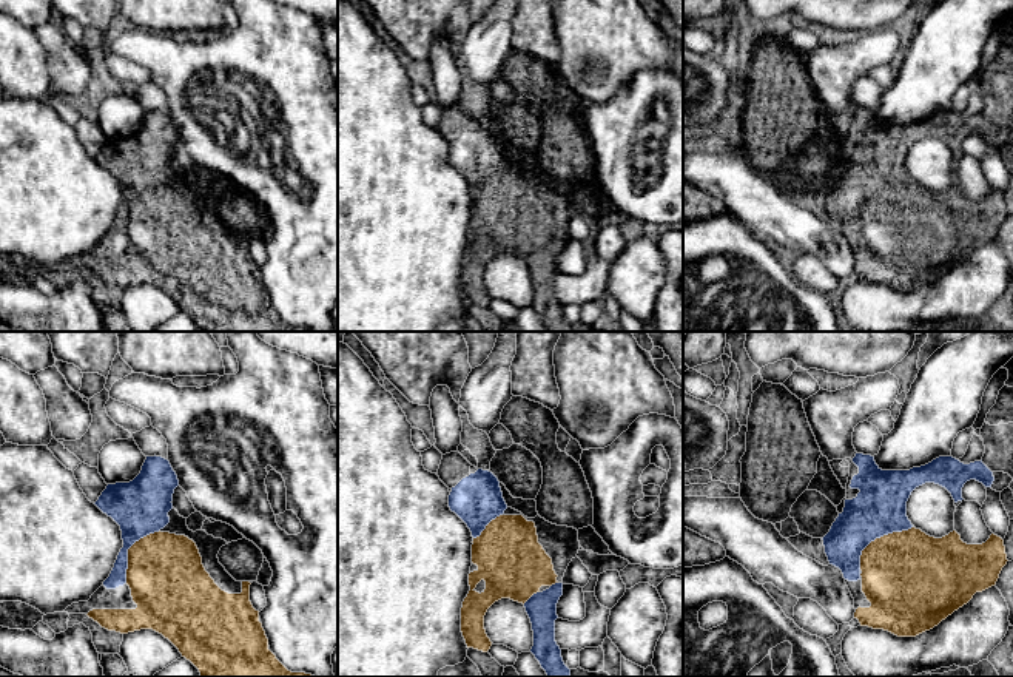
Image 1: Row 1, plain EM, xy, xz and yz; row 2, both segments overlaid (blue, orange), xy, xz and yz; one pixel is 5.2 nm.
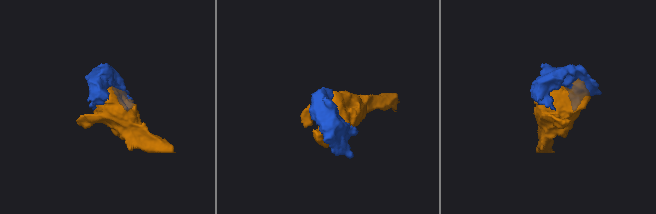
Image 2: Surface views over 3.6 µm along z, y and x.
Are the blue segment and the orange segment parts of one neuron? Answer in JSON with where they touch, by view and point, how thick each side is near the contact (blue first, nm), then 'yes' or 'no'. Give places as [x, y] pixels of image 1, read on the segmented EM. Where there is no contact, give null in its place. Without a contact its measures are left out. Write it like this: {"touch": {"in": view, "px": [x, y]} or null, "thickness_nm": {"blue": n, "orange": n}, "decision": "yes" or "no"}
{"touch": {"in": "yz", "px": [878, 537]}, "thickness_nm": {"blue": 280, "orange": 460}, "decision": "yes"}

